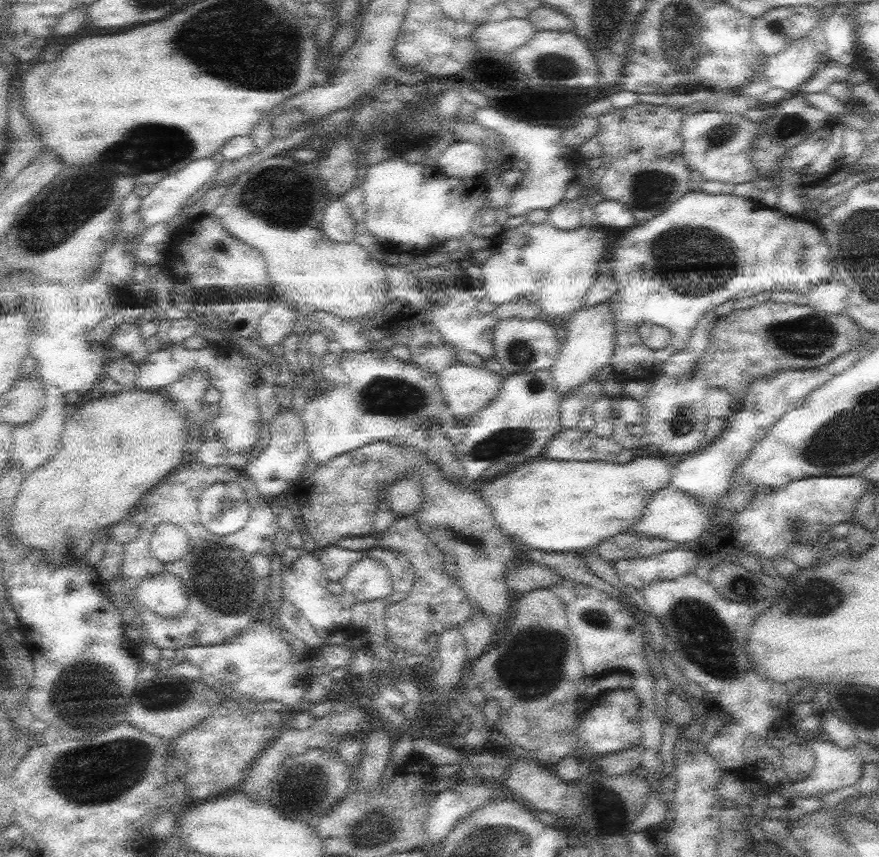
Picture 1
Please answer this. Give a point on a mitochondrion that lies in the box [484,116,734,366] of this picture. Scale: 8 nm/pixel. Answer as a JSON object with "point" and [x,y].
{"point":[650,189]}

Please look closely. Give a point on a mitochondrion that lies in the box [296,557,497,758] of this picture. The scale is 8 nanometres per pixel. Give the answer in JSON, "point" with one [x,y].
{"point":[330,699]}

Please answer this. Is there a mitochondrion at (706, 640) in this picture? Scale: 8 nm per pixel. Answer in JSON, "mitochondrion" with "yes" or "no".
{"mitochondrion":"yes"}

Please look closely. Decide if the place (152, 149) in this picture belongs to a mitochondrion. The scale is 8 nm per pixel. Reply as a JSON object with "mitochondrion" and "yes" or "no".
{"mitochondrion":"yes"}

